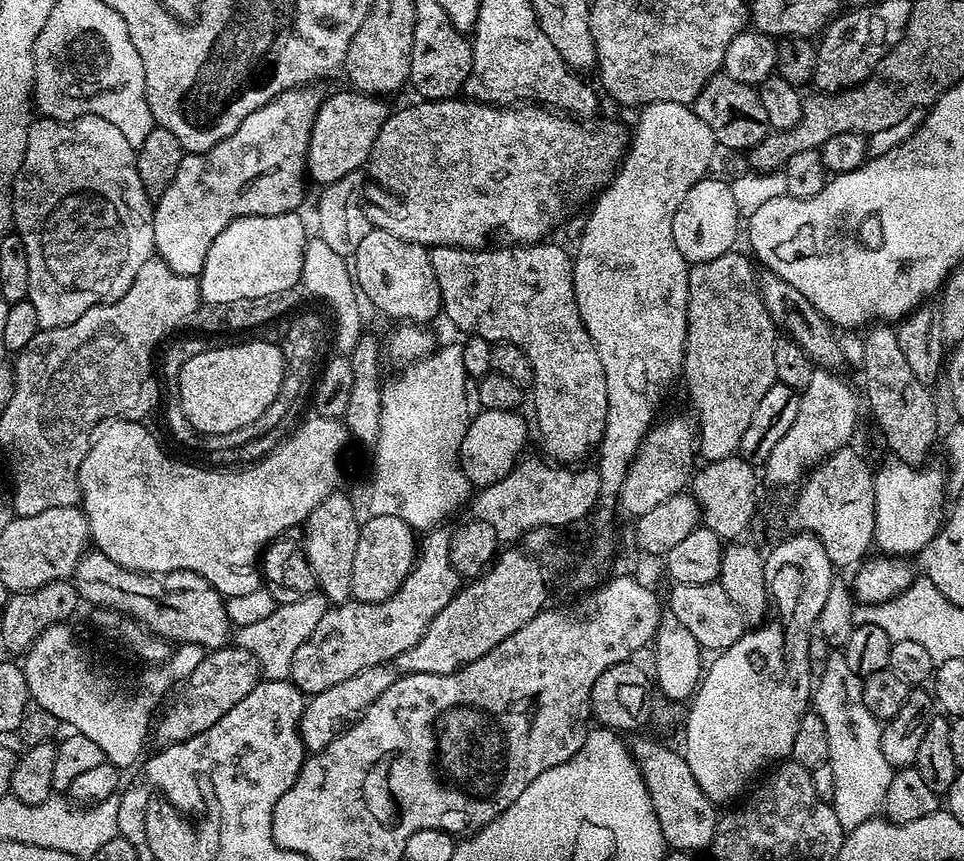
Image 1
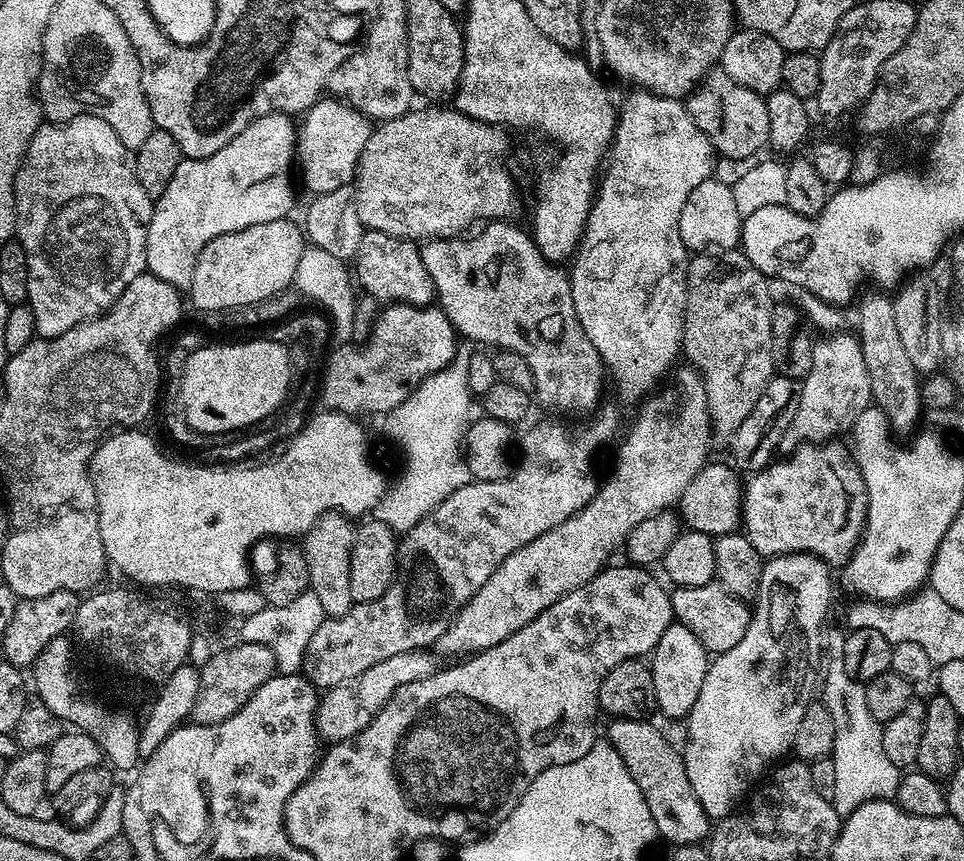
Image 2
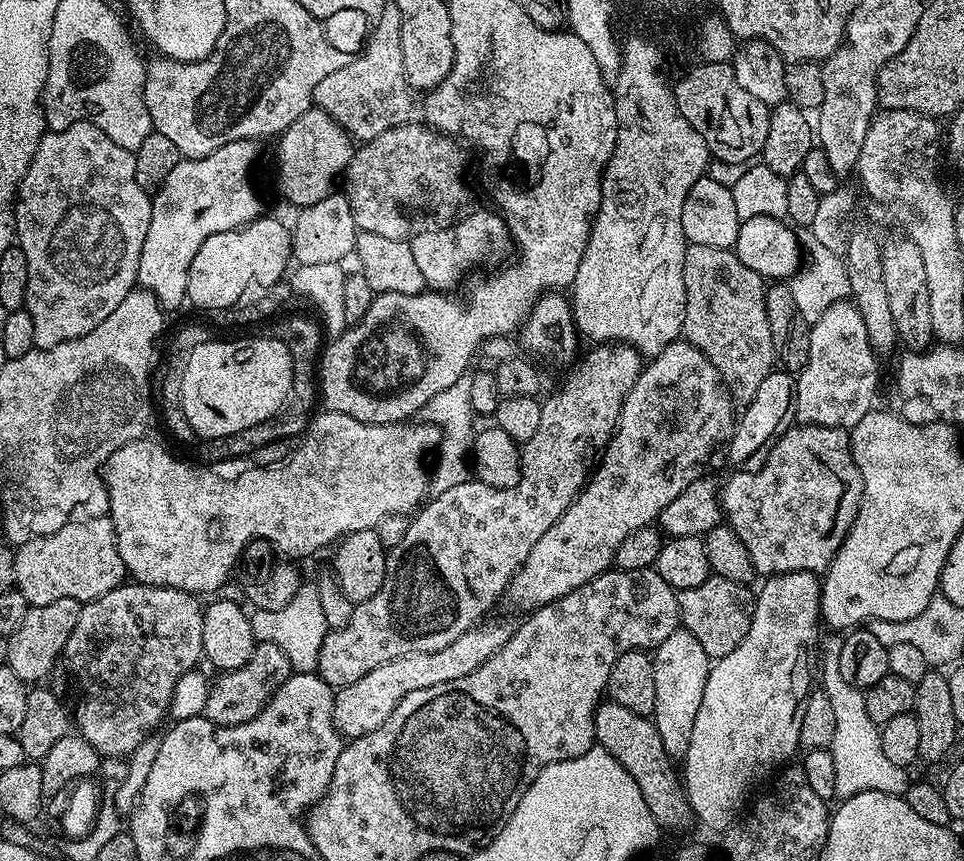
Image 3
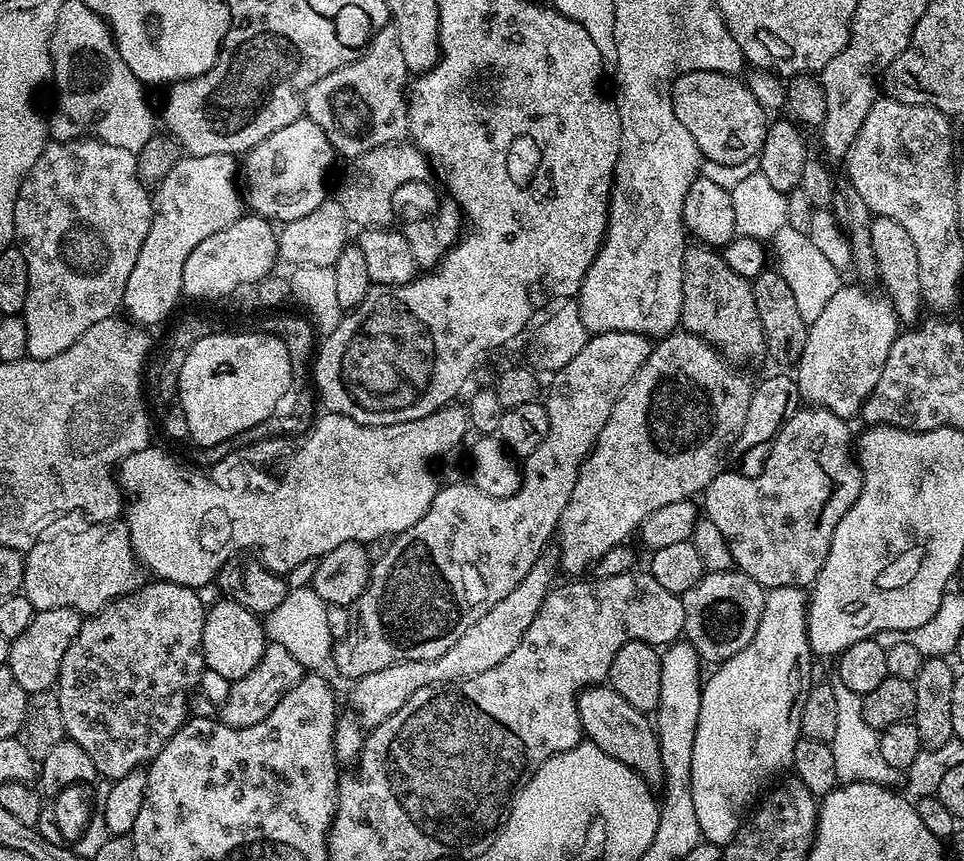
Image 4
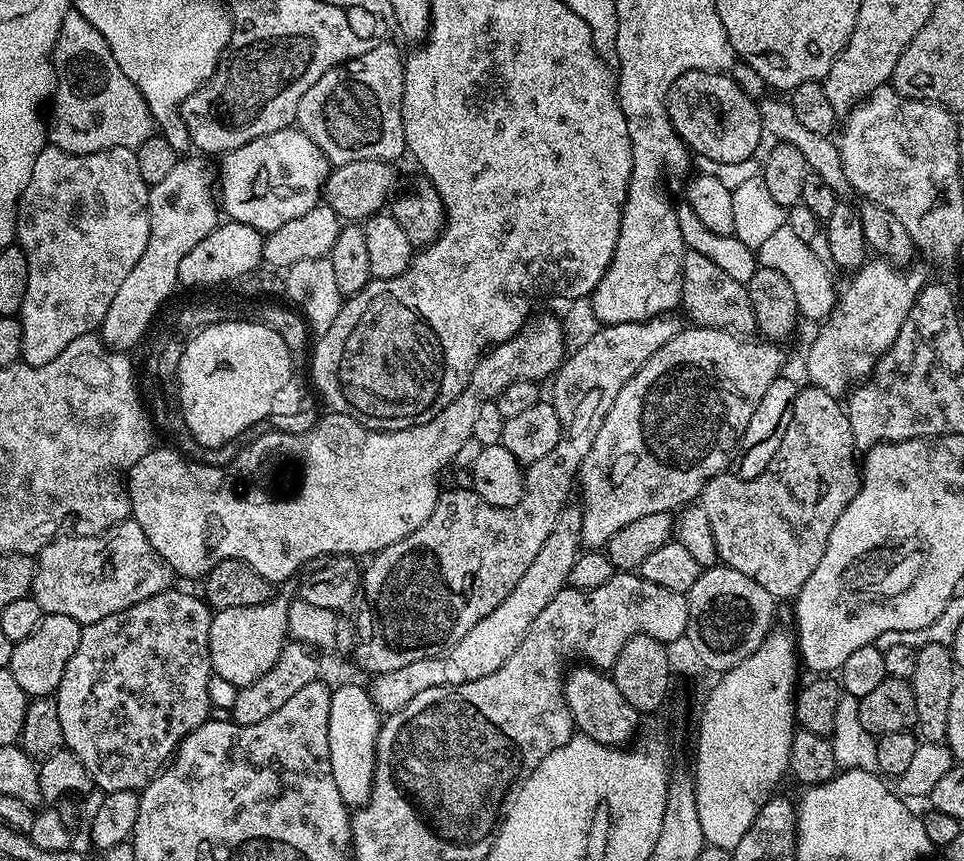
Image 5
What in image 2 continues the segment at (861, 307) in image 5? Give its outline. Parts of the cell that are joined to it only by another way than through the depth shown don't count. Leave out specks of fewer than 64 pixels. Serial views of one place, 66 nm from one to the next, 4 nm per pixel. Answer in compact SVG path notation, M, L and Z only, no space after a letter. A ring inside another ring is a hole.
M838 331L813 343L813 365L801 383L798 411L794 413L794 422L790 422L790 430L786 430L782 438L781 453L793 452L800 444L831 440L839 437L839 432L847 433L854 426L858 414L873 403L870 374L862 346L855 335L848 335L847 331Z

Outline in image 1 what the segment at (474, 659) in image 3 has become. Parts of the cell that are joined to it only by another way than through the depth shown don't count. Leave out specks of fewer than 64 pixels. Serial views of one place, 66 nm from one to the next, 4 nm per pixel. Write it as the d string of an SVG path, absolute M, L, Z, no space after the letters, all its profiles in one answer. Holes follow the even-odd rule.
M391 663L375 664L354 674L354 678L346 678L346 682L338 682L338 686L330 686L330 690L322 690L318 695L311 697L305 703L300 719L300 737L305 749L314 753L330 746L330 742L334 742L339 732L359 720L360 715L370 706L370 702L375 702L384 691L390 690L397 675L397 669Z

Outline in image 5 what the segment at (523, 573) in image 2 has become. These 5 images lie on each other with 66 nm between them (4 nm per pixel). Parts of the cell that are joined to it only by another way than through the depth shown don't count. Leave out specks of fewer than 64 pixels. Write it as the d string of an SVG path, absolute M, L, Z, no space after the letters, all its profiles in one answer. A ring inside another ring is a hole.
M681 327L680 332L674 334L674 338L670 338L670 342L666 342L666 346L662 346L662 350L655 352L650 358L650 362L646 362L646 366L642 366L642 370L638 370L638 374L634 374L634 378L630 378L630 382L626 382L626 386L622 386L622 390L618 390L618 398L614 398L614 406L610 406L610 414L606 414L606 422L602 422L602 430L598 430L594 443L586 453L586 458L580 463L578 488L579 491L580 488L584 491L580 543L585 549L603 549L610 542L610 538L614 538L614 534L618 534L618 530L622 530L622 526L630 526L630 522L634 522L646 514L672 512L693 503L704 491L710 478L729 471L732 452L740 440L740 432L746 430L746 422L750 422L750 414L754 414L758 402L762 402L762 394L766 394L770 382L781 379L783 372L780 371L784 368L784 352L780 349L783 347L779 343L765 338L752 339L756 338L745 338L743 335L728 332L725 328Z

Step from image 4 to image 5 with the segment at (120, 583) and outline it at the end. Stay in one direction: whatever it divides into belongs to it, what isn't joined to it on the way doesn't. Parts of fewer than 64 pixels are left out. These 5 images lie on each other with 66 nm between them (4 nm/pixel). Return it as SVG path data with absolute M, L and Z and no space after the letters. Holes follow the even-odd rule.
M134 519L123 520L114 525L113 528L108 528L102 533L94 536L78 536L75 534L61 534L55 540L49 542L46 547L40 551L35 557L36 573L34 574L34 582L32 583L32 591L30 593L33 600L38 602L38 606L46 614L66 614L66 618L74 618L74 622L80 625L93 624L102 618L106 618L110 614L118 614L118 610L126 610L130 606L134 606L138 602L142 602L146 598L154 598L154 594L162 594L169 591L173 587L174 573L168 564L154 550L154 546L150 546L150 542L146 538L146 534L142 530L142 526L138 526L138 522Z

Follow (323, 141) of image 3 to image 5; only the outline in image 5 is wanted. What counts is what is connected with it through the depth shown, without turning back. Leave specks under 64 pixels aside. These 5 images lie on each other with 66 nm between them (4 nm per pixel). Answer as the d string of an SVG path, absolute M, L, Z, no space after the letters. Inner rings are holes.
M299 127L279 128L223 153L218 163L218 204L228 220L254 226L261 234L278 230L321 203L330 171L328 159Z

